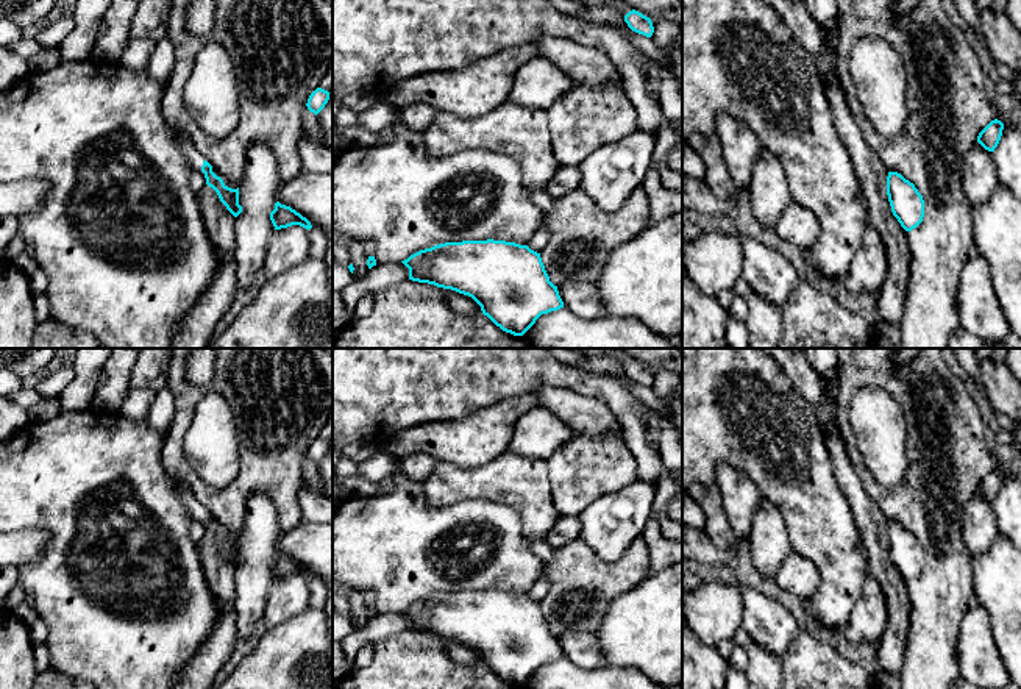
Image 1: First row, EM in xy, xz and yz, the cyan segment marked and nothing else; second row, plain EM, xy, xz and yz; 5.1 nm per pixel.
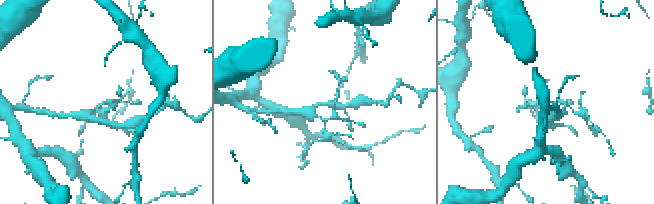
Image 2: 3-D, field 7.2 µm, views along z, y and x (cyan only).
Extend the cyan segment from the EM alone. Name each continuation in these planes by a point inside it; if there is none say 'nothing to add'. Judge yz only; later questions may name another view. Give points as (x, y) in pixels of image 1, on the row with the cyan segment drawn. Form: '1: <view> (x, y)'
nothing to add

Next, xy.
1: xy (195, 158)

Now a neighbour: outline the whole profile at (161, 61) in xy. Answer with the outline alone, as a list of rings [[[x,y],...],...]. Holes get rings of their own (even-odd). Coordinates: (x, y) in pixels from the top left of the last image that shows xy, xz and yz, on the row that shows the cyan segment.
[[[169,37],[156,41],[156,47],[147,62],[147,73],[151,80],[165,87],[175,64],[175,47]]]

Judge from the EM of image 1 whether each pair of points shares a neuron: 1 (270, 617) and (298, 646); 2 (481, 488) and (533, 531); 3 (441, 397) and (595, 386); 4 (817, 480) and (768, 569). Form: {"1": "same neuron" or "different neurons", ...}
{"1": "different neurons", "2": "same neuron", "3": "same neuron", "4": "different neurons"}

